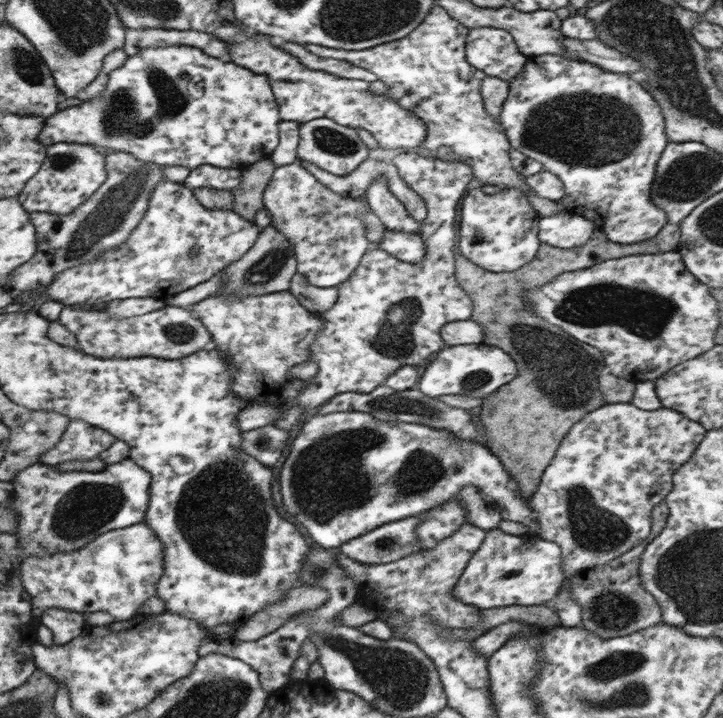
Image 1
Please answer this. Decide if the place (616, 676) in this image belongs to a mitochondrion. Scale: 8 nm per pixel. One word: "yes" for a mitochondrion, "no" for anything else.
yes

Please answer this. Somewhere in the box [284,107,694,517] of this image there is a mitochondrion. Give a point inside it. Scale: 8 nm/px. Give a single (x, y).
(642, 312)

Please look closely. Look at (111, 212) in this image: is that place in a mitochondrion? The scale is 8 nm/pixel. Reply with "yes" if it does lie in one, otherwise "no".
yes

